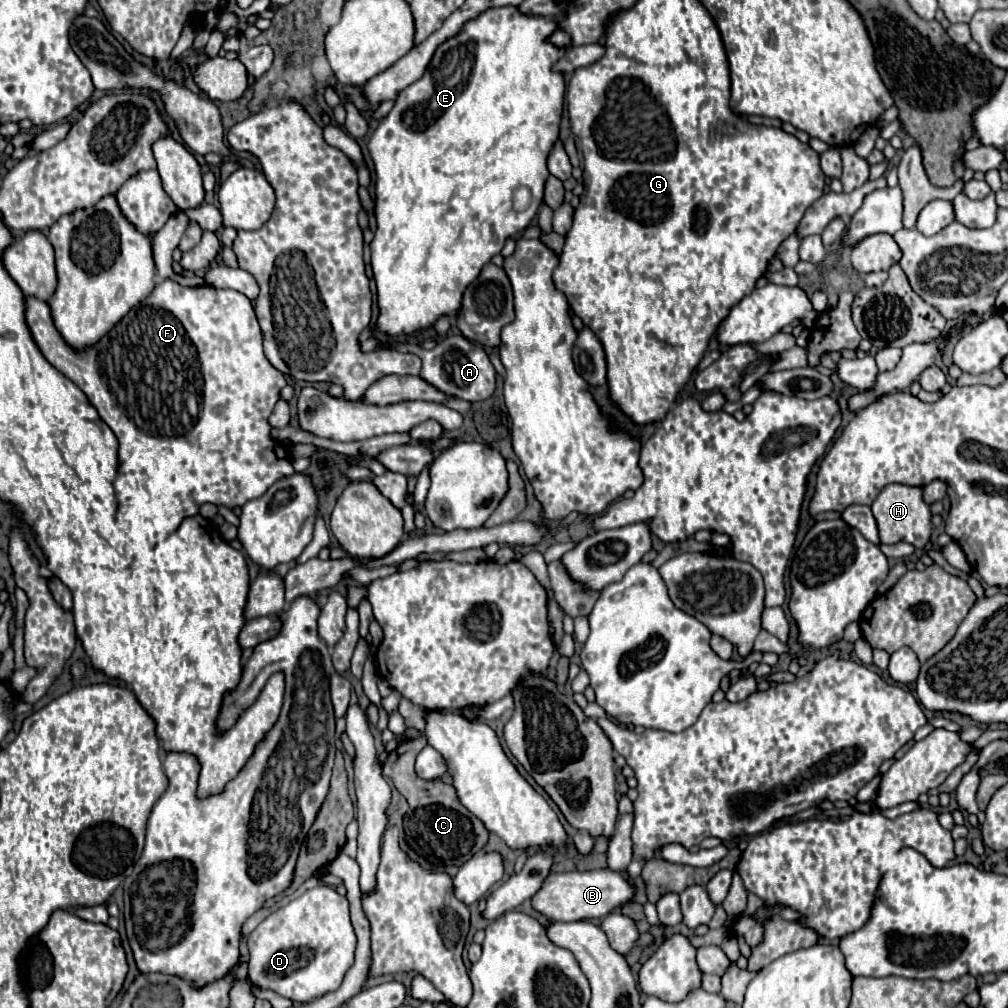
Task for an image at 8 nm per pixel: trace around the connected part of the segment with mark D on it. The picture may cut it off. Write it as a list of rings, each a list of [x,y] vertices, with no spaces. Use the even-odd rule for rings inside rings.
[[[319,884],[297,900],[267,916],[249,936],[249,980],[271,988],[295,1004],[311,1002],[333,992],[353,964],[355,932],[349,920],[349,902],[335,888]]]

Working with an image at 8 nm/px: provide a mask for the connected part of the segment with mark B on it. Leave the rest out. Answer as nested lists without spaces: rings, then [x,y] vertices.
[[[611,868],[603,870],[587,870],[587,872],[563,872],[551,874],[543,888],[531,898],[533,908],[539,910],[543,916],[559,922],[573,922],[573,920],[593,920],[603,918],[627,900],[637,894],[637,886],[629,880],[625,872],[617,872]]]

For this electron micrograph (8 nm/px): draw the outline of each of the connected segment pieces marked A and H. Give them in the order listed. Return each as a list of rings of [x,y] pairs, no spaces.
[[[451,334],[439,340],[439,344],[433,350],[417,350],[417,354],[423,360],[421,378],[429,384],[435,384],[439,390],[447,392],[449,396],[457,396],[461,400],[477,402],[487,400],[495,392],[495,368],[483,350],[481,344],[475,344],[467,340],[461,334]]]
[[[889,484],[881,490],[881,494],[871,504],[873,516],[879,526],[879,538],[883,544],[897,544],[897,542],[909,542],[915,548],[923,548],[933,532],[931,524],[931,508],[923,500],[923,490],[919,486],[907,486],[907,484]]]

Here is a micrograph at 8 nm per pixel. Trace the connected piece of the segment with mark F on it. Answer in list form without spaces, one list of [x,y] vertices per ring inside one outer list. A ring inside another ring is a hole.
[[[167,278],[161,284],[157,284],[155,290],[143,300],[143,304],[135,306],[109,334],[105,334],[95,346],[89,346],[83,352],[75,352],[73,348],[69,348],[63,342],[57,328],[53,326],[51,312],[47,312],[47,304],[43,300],[37,300],[33,296],[25,296],[25,320],[27,320],[27,326],[31,330],[33,340],[37,342],[41,354],[45,356],[45,360],[85,392],[89,404],[99,412],[101,420],[113,430],[113,434],[119,440],[119,474],[127,474],[127,482],[113,482],[117,502],[119,502],[117,525],[121,528],[123,538],[127,538],[129,542],[141,542],[141,554],[155,554],[155,552],[152,553],[155,546],[165,542],[167,536],[171,536],[173,532],[177,532],[177,528],[181,526],[181,522],[185,518],[197,516],[199,508],[205,502],[211,502],[215,506],[225,506],[225,508],[233,510],[233,508],[243,506],[245,502],[249,502],[253,498],[263,496],[267,492],[267,488],[273,486],[279,478],[289,476],[289,474],[295,472],[295,468],[291,464],[289,450],[285,446],[277,444],[271,438],[271,424],[267,420],[269,414],[271,414],[271,408],[279,400],[279,394],[281,394],[281,390],[283,390],[283,386],[287,382],[285,382],[285,376],[263,354],[263,336],[261,336],[259,322],[255,318],[253,304],[241,292],[211,288],[207,284],[197,286],[197,288],[189,288],[189,286],[181,286],[179,282]],[[127,384],[131,384],[131,392],[129,392],[131,394],[131,410],[129,410],[127,392],[123,390],[123,386],[127,386]]]

